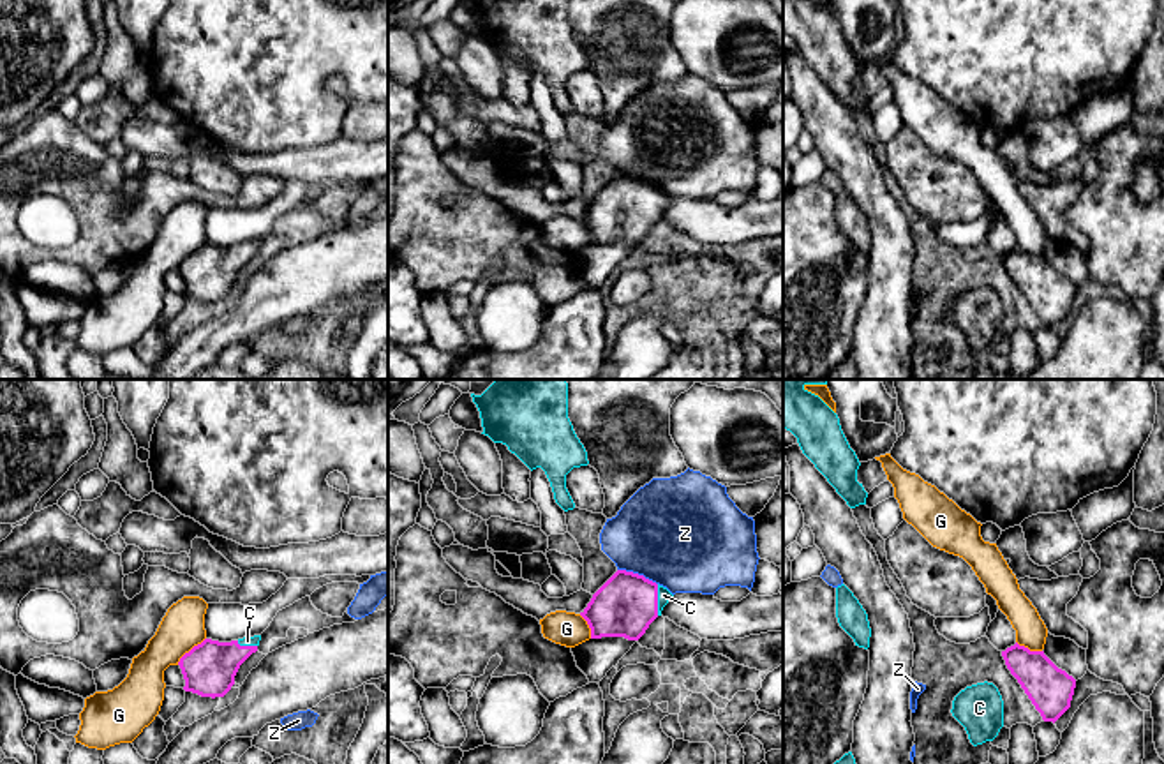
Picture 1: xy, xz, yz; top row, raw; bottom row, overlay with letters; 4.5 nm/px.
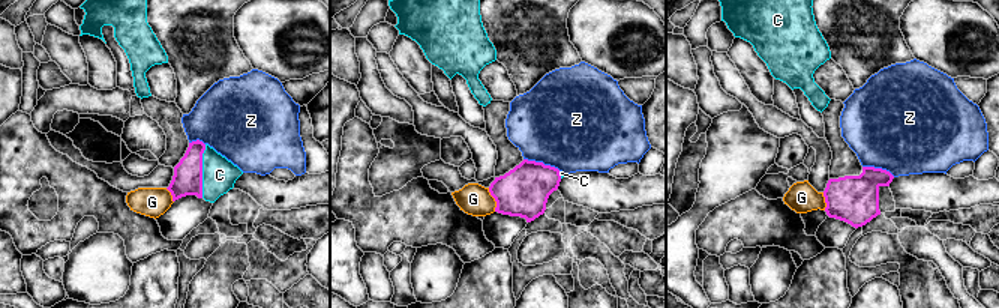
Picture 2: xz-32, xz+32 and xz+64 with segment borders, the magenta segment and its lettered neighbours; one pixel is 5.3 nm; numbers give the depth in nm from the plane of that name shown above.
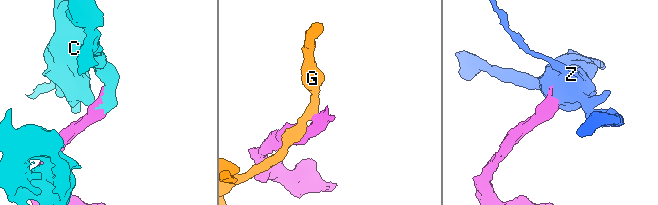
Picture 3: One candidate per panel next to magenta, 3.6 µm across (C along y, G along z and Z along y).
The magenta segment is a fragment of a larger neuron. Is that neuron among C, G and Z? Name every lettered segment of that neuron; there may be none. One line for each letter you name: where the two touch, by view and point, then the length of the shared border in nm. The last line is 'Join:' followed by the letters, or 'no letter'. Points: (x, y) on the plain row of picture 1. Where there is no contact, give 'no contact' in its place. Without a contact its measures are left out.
C: xz (656, 205) | 140 nm
Join: C

